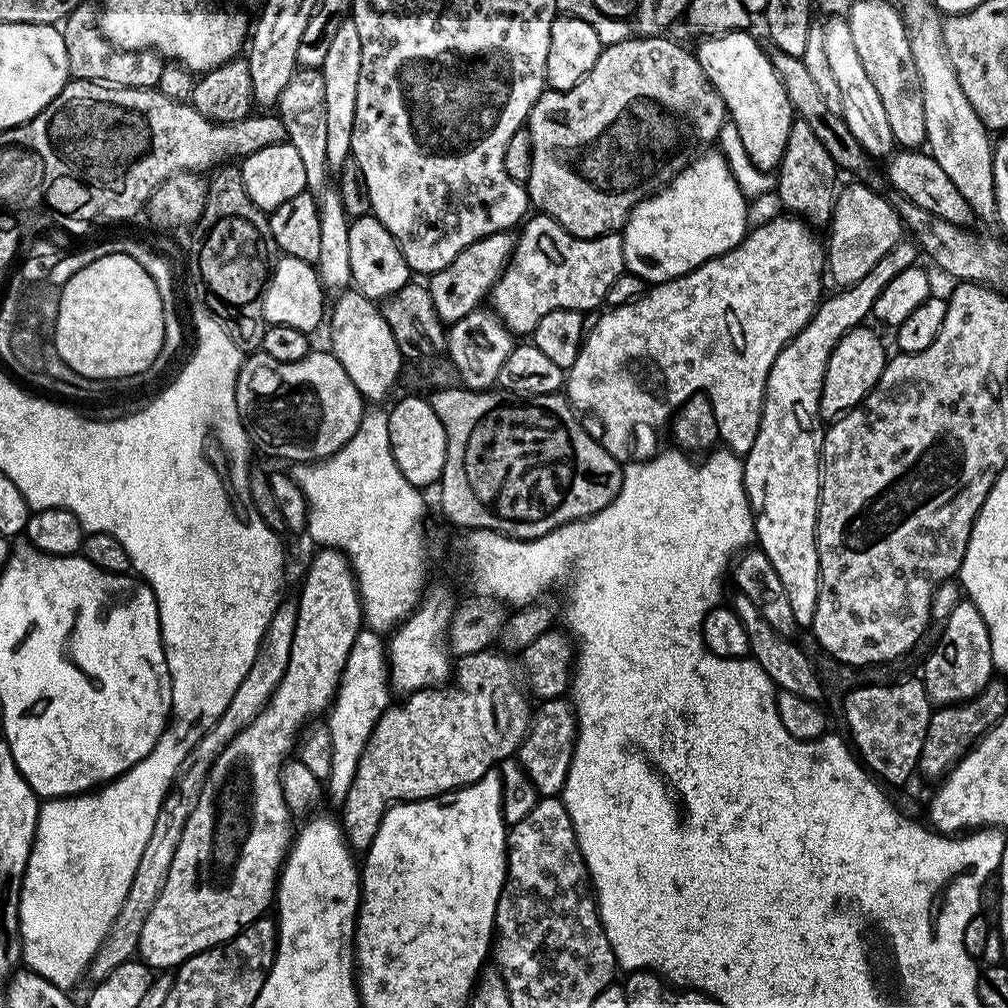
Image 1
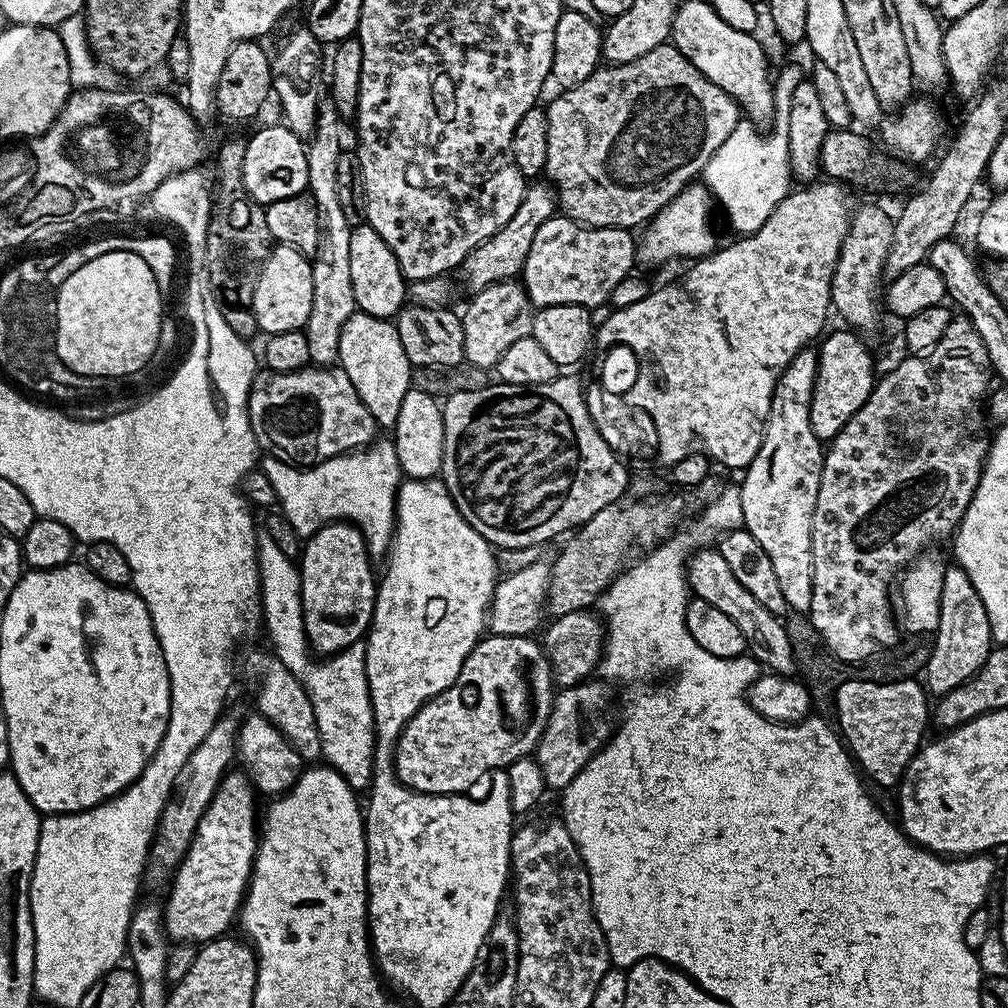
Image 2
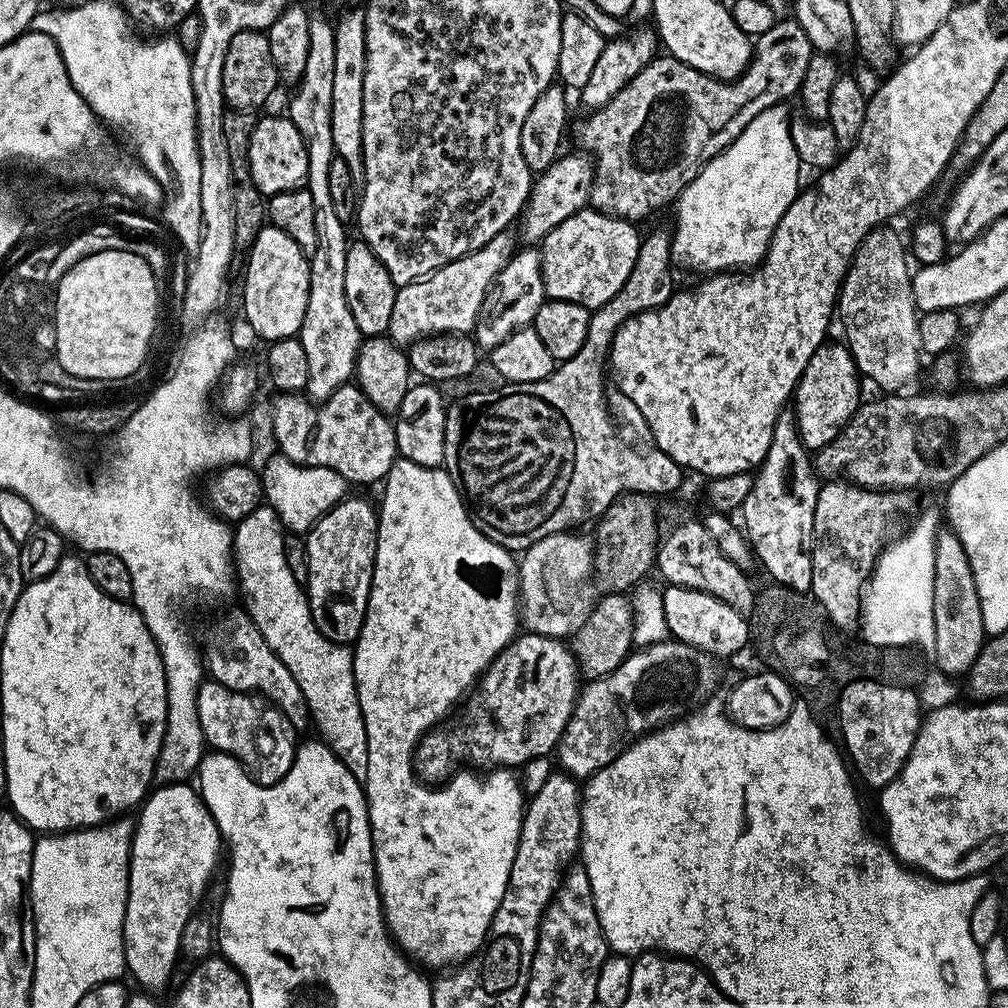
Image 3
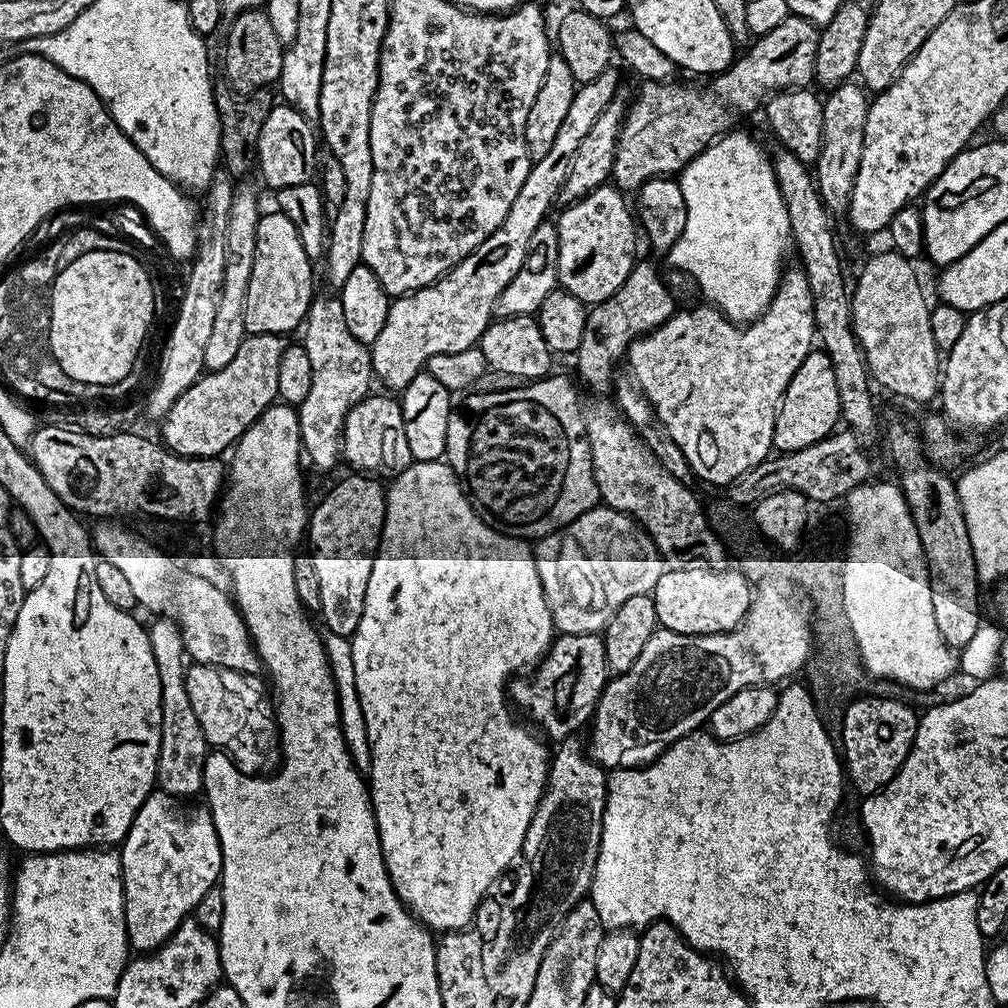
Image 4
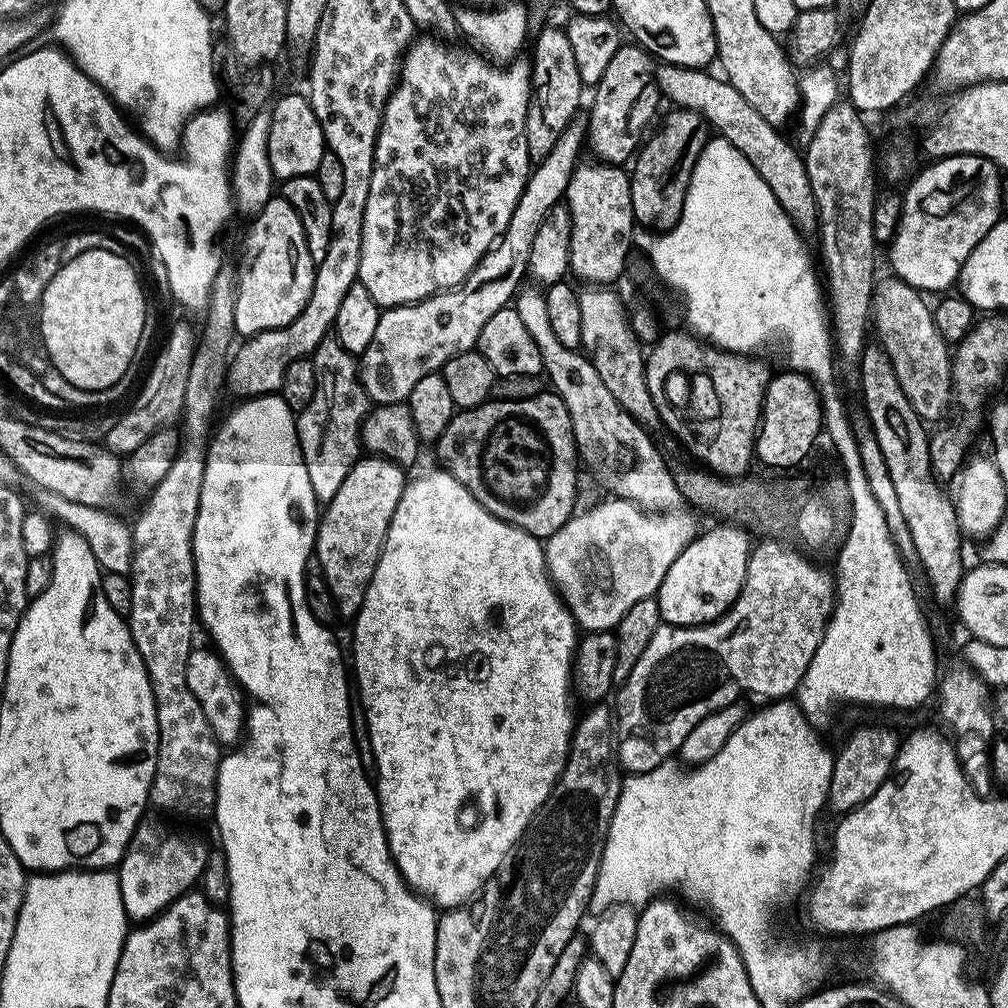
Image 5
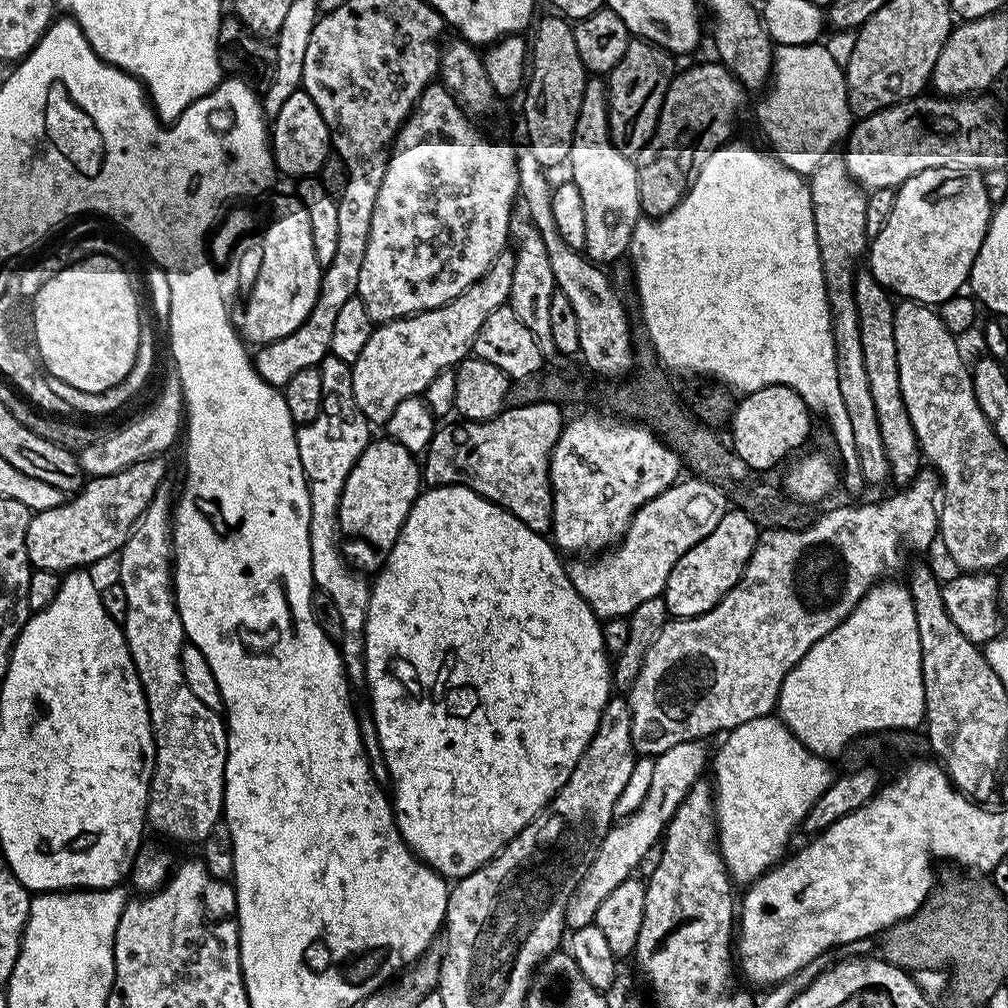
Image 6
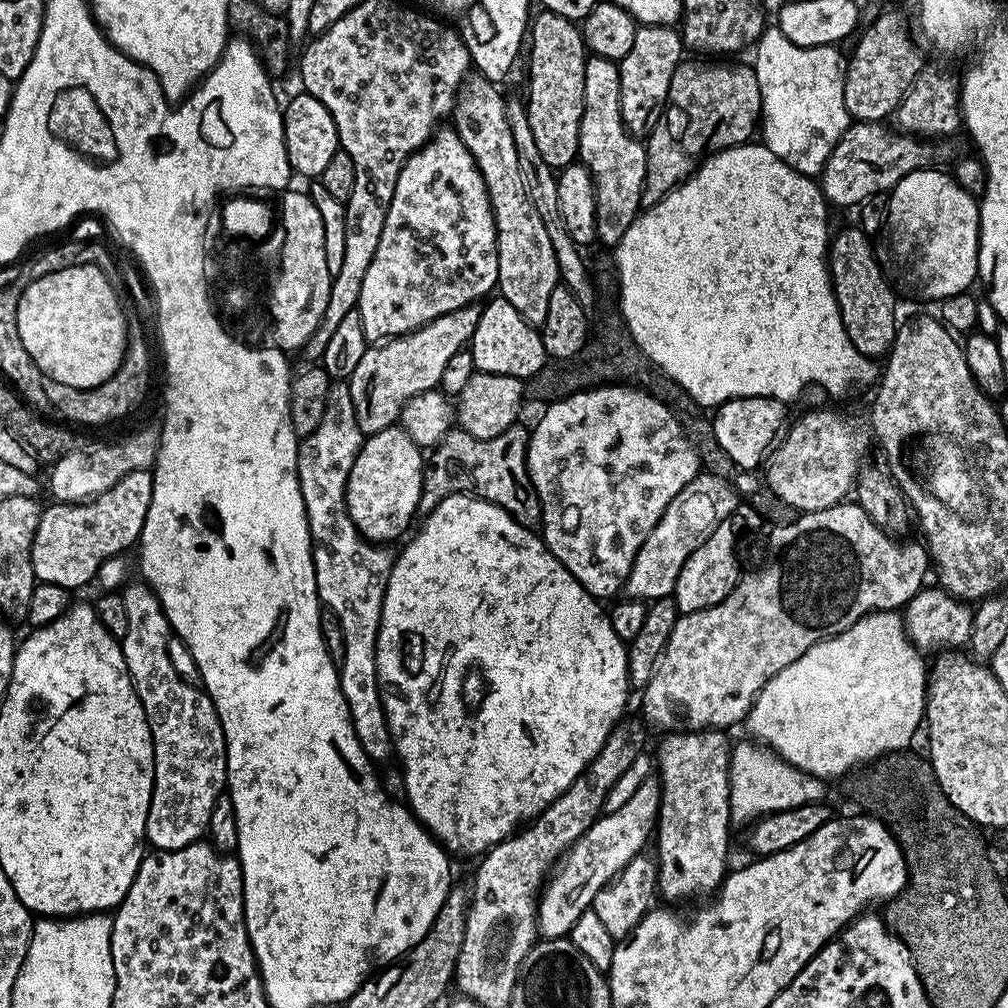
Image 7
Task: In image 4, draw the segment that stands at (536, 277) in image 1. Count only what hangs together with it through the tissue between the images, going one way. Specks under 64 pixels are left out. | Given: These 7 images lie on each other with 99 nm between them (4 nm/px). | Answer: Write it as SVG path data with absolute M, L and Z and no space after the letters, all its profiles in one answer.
M605 186L603 188L595 188L589 196L584 196L581 200L576 200L574 203L567 205L563 209L560 220L555 221L556 229L558 230L558 274L556 275L559 287L563 291L574 294L574 298L578 298L586 306L601 304L606 298L610 298L610 294L614 294L614 290L618 290L618 286L622 286L622 282L626 282L626 278L630 274L632 265L637 263L638 255L636 256L636 232L638 236L638 228L634 223L634 212L626 201L625 193L615 186Z

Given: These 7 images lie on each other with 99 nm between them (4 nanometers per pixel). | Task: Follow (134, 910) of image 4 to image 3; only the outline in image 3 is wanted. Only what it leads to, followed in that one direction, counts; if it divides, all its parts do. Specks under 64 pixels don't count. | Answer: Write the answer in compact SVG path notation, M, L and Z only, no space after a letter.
M164 782L161 783L159 786L161 788L153 787L151 791L147 793L146 799L139 805L138 813L140 812L140 817L135 817L134 820L134 827L132 829L132 849L130 850L130 862L128 863L128 897L126 898L126 914L124 915L124 966L125 969L130 973L132 972L132 976L134 979L140 983L139 987L141 989L147 990L149 993L152 994L160 994L160 991L163 990L164 987L167 986L168 982L172 978L172 971L176 968L176 959L181 959L182 953L180 951L180 943L182 942L182 926L186 926L186 922L193 914L197 911L196 903L199 902L200 899L204 896L204 891L208 888L208 883L212 880L212 875L216 872L216 863L220 860L220 848L222 849L222 837L220 831L218 830L218 826L214 822L214 818L210 814L210 810L204 804L204 799L200 797L199 791L195 787L191 788L191 783L188 782Z

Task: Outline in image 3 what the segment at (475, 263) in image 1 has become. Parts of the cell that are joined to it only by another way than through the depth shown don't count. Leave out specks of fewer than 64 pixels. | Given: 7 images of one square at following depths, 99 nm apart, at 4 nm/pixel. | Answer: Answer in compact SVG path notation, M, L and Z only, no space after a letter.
M579 151L561 155L546 170L539 173L532 181L532 193L524 205L522 215L519 217L520 232L518 236L525 245L539 245L554 230L554 226L562 226L566 218L583 212L589 207L592 199L592 170L593 161Z

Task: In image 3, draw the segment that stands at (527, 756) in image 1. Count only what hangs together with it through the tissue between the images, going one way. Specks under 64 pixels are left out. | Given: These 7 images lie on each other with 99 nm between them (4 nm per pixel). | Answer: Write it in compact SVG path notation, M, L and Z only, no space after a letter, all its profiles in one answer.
M671 638L633 651L624 659L622 666L618 666L618 670L597 680L588 680L581 687L580 696L570 714L570 722L566 722L566 730L562 730L562 738L556 747L555 763L580 782L610 766L610 762L614 762L614 758L624 751L626 741L639 740L649 732L655 732L657 728L663 728L665 724L672 724L688 715L694 706L705 703L715 693L712 691L720 680L720 668L716 664L719 664L717 657L711 653Z

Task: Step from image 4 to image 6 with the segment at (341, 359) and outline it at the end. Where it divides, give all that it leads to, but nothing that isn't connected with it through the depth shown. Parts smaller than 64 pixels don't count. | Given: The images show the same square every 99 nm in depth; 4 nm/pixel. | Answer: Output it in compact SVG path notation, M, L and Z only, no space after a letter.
M329 355L319 364L322 374L322 410L314 422L299 425L296 433L298 458L302 462L304 477L308 479L310 494L310 566L312 582L319 591L334 598L334 607L342 614L345 635L342 641L344 672L353 685L365 683L364 679L364 637L361 635L368 613L369 581L365 573L355 569L344 559L341 541L338 539L338 517L340 499L354 462L366 450L370 442L368 419L358 410L354 402L352 366Z

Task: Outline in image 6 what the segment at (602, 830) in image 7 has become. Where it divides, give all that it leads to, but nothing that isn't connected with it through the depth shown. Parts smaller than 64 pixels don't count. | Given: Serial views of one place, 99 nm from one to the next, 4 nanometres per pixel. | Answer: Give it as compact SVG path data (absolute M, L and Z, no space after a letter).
M687 740L670 746L670 750L659 753L652 761L652 774L648 777L650 790L646 798L636 808L627 813L624 821L613 823L602 842L596 848L596 857L589 864L586 874L578 882L576 893L568 900L564 923L575 930L595 921L598 906L622 881L629 879L632 872L648 856L648 851L661 843L664 829L668 827L674 810L682 802L689 789L705 775L704 767L710 764L710 748L704 740Z

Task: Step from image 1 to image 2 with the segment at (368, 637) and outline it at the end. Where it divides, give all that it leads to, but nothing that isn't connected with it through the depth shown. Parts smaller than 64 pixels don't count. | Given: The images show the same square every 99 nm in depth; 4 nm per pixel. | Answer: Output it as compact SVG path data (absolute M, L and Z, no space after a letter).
M265 530L257 533L256 548L262 624L265 633L268 632L271 651L307 691L318 721L319 736L322 738L321 755L325 763L342 774L353 791L367 791L372 782L375 724L369 680L366 678L366 642L361 640L341 652L315 658L305 638L299 567L279 550Z

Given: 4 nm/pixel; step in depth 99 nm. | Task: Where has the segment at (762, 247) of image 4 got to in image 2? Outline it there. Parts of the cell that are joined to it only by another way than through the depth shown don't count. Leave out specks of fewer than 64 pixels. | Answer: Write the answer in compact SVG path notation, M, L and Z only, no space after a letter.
M788 64L774 80L776 93L776 114L771 125L772 136L759 136L757 125L751 120L742 118L738 126L734 126L730 138L718 146L718 150L710 158L702 173L705 185L724 203L724 212L732 223L736 234L757 232L774 214L778 202L787 196L794 177L790 166L790 150L788 149L788 131L790 130L790 94L794 94L794 86L806 79L796 64Z

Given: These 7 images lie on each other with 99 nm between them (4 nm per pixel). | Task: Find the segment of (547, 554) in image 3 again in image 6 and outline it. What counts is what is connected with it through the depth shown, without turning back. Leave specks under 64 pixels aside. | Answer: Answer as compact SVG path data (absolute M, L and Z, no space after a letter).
M699 478L681 479L671 484L666 491L658 494L650 502L646 502L632 515L632 525L624 531L623 536L611 550L595 558L573 559L576 561L567 565L570 582L574 590L582 594L584 601L592 607L594 614L600 617L601 621L613 620L615 616L627 618L635 608L642 606L642 602L650 602L650 598L663 593L666 582L670 578L670 570L674 570L678 558L682 558L686 550L702 542L702 538L706 538L706 534L710 534L710 530L714 530L714 526L722 522L728 511L730 511L730 501L718 486Z

